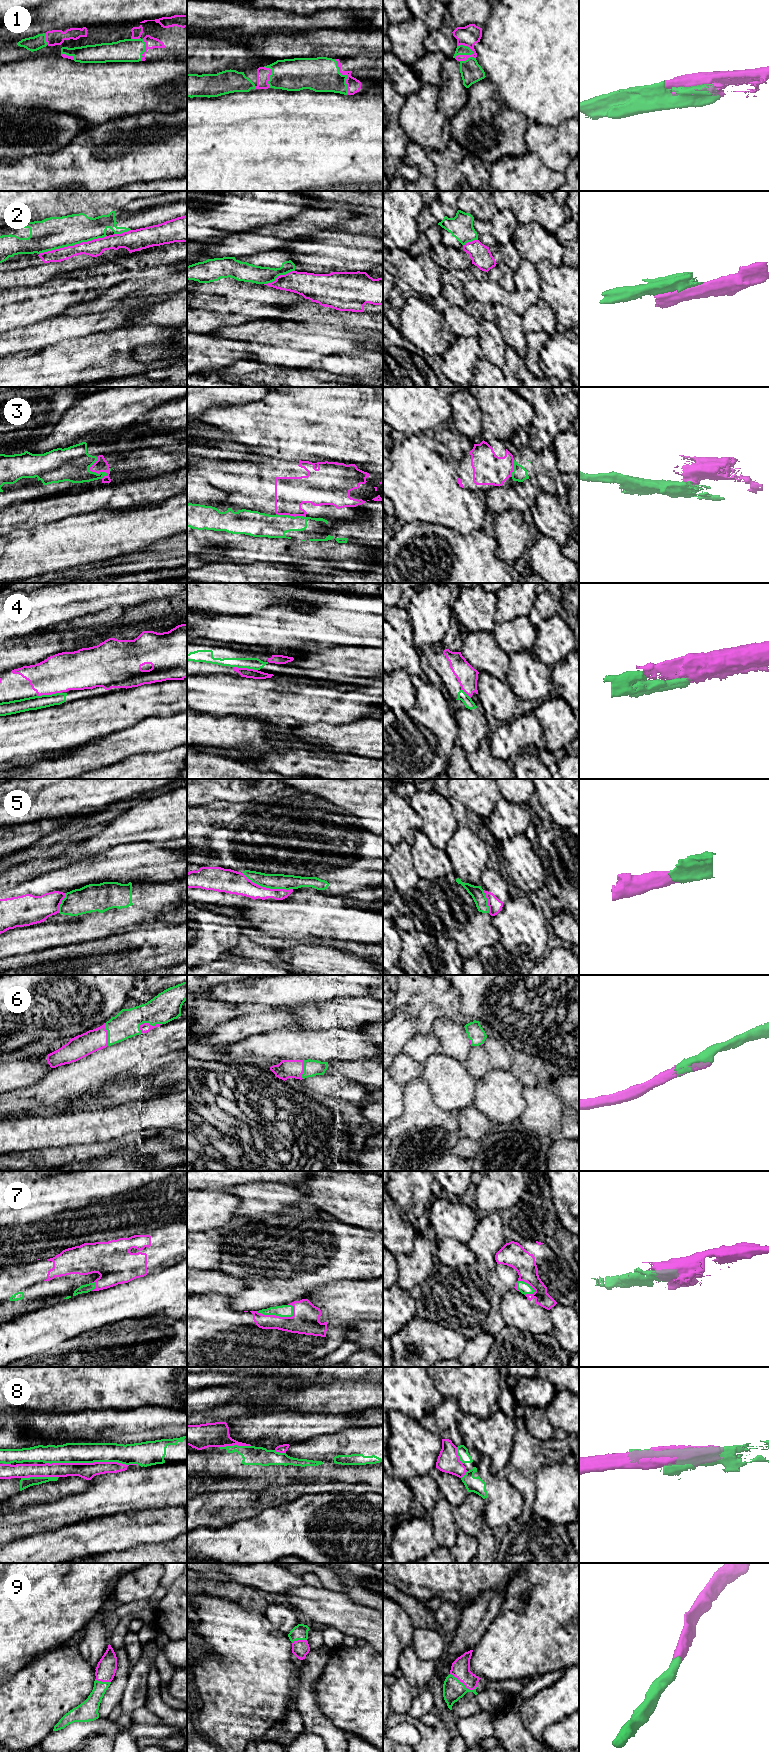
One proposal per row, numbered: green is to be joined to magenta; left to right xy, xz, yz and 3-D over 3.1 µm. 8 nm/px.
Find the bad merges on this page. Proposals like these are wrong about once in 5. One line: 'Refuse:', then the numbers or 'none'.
Refuse: 2, 3, 5

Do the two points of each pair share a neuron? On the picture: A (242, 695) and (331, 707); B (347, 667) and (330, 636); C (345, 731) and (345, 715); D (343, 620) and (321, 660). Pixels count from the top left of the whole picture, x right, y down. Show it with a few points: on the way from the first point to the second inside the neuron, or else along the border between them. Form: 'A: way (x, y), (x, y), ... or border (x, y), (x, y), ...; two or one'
A: way (264, 703), (309, 707); one
B: border (359, 645), (337, 645), (313, 649); two
C: border (368, 716), (338, 724), (321, 722); two
D: border (353, 646), (316, 647), (309, 650); two

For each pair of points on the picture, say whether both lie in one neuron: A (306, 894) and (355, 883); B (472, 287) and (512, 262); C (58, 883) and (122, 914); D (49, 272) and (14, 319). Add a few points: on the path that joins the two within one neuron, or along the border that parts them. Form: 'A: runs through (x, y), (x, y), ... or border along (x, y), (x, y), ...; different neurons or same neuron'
A: border along (344, 893), (339, 895); different neurons
B: border along (516, 270), (514, 271); different neurons
C: border along (95, 883), (89, 883), (65, 893); different neurons
D: border along (62, 275), (56, 275), (40, 285); different neurons

